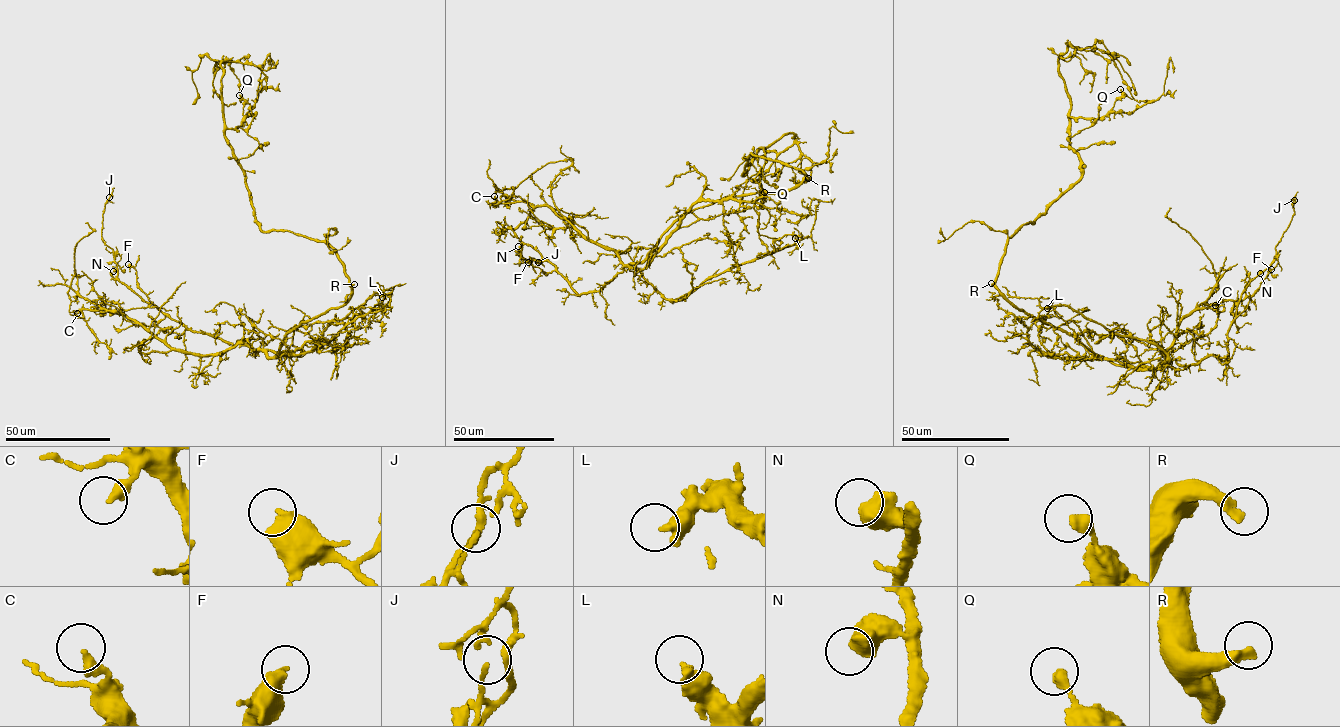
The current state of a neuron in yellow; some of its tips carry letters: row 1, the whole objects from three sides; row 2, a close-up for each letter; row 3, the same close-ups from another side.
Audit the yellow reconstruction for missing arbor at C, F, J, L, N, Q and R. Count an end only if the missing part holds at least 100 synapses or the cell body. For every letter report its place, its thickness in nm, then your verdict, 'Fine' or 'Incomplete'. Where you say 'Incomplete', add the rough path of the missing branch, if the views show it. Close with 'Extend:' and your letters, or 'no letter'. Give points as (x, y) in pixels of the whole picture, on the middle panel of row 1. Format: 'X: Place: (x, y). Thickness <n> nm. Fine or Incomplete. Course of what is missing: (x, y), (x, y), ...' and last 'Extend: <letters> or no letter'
C: Place: (494, 196). Thickness 320 nm. Fine
F: Place: (528, 262). Thickness 440 nm. Fine
J: Place: (538, 262). Thickness 110 nm. Fine
L: Place: (795, 238). Thickness 440 nm. Fine
N: Place: (518, 246). Thickness 650 nm. Fine
Q: Place: (764, 192). Thickness 340 nm. Fine
R: Place: (808, 178). Thickness 320 nm. Incomplete. Course of what is missing: (808, 178), (823, 183), (833, 161), (846, 153), (853, 142), (852, 134), (841, 123)
Extend: R

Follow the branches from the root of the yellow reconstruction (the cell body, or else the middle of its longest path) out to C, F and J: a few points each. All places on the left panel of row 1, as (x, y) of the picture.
C: (323, 314), (290, 330), (280, 357), (240, 344), (213, 354), (189, 354), (169, 348), (121, 313), (77, 313)
F: (323, 314), (290, 330), (280, 357), (267, 356), (246, 339), (231, 344), (172, 320), (151, 304), (128, 264)
J: (323, 314), (290, 330), (280, 357), (172, 320), (117, 279), (101, 234), (109, 197)

